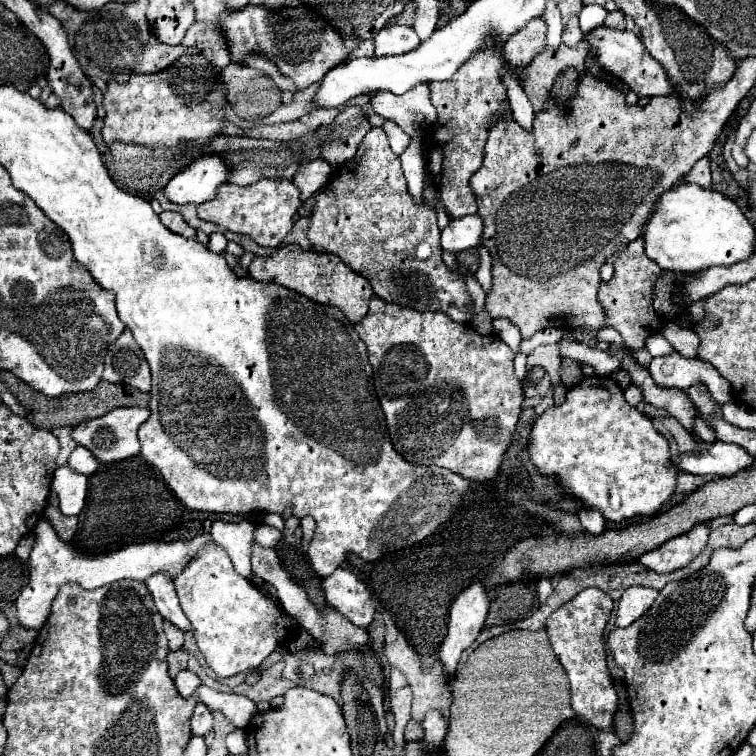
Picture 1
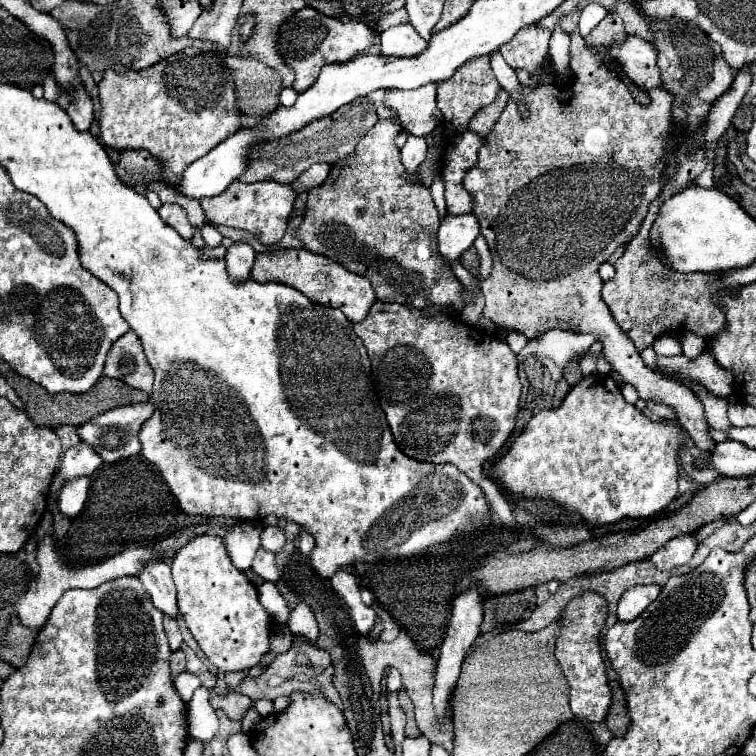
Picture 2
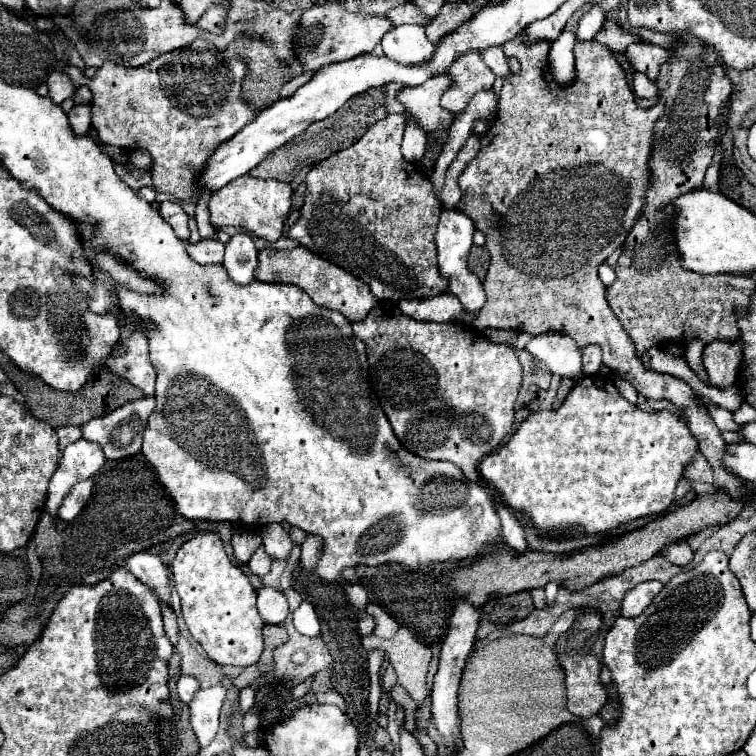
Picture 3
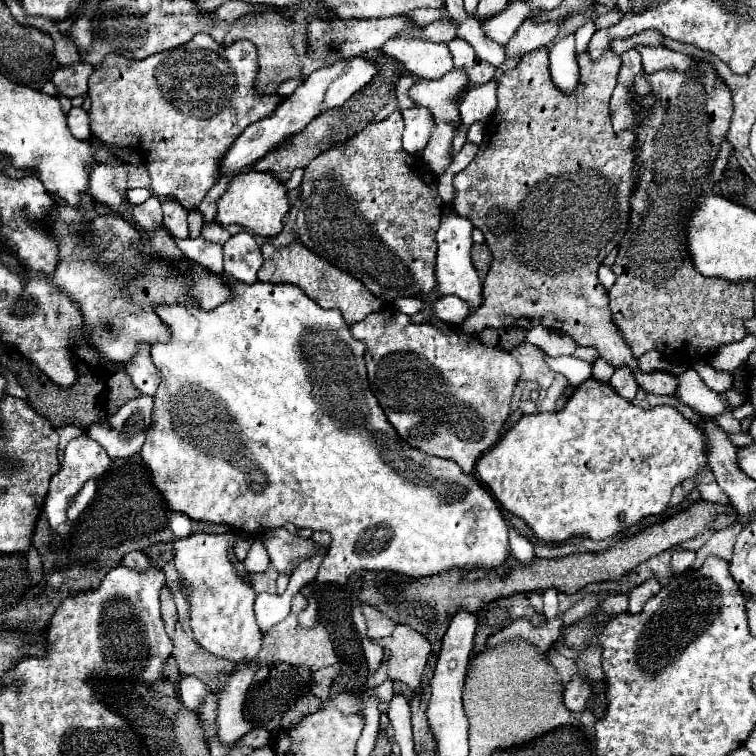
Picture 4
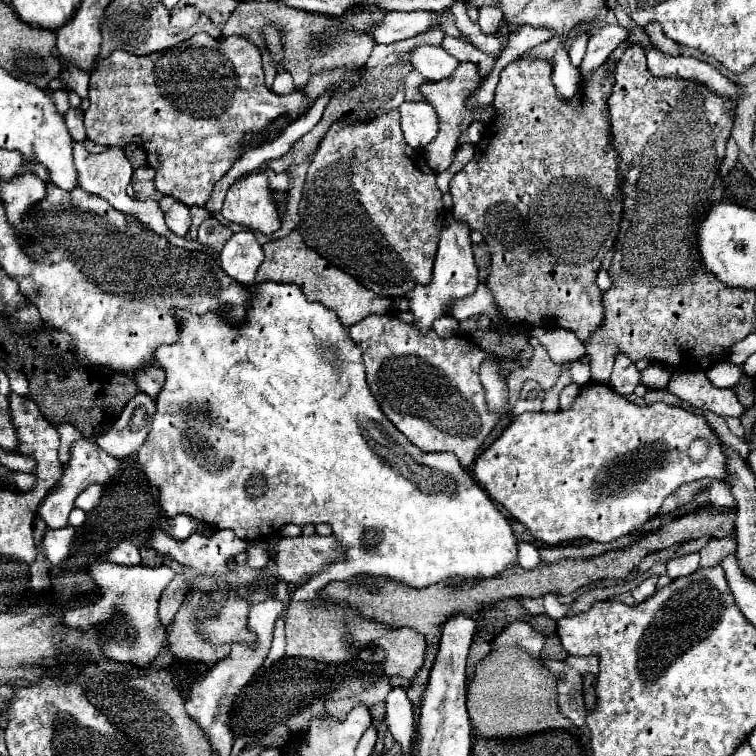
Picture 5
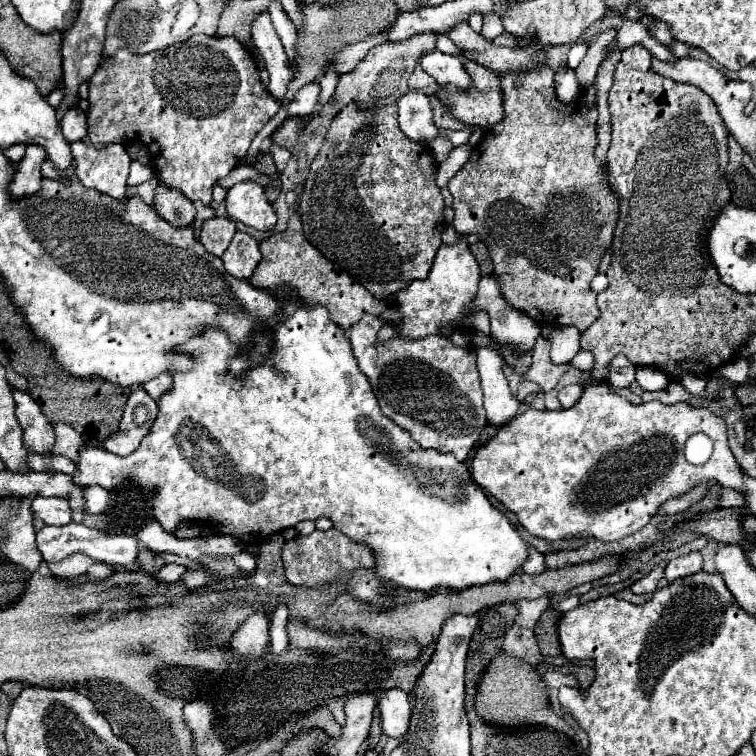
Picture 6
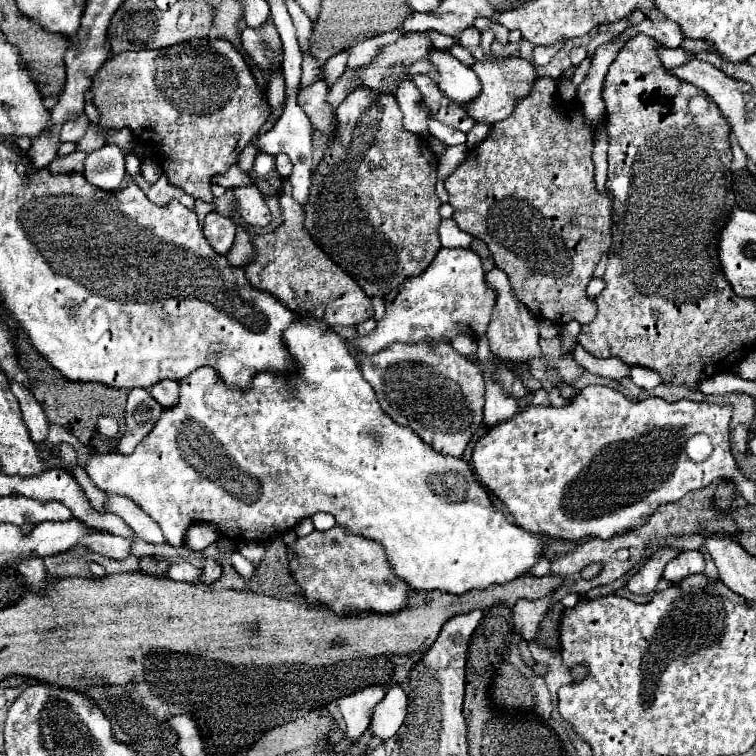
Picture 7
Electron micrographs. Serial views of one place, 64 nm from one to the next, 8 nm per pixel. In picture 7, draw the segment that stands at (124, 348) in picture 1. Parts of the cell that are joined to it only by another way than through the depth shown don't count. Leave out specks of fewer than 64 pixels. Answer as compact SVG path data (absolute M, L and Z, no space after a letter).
M164 380L160 384L156 384L154 388L150 388L150 394L164 406L174 406L174 402L178 400L178 382L174 380Z

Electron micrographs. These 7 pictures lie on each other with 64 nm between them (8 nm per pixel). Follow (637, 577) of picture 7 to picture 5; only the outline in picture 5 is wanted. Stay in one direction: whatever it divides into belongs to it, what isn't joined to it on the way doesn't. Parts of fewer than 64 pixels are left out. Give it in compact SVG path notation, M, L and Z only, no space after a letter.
M650 576L650 578L646 578L642 584L638 584L638 586L632 590L632 596L636 598L636 602L642 602L642 600L650 598L650 596L656 592L656 582L658 582L658 576Z

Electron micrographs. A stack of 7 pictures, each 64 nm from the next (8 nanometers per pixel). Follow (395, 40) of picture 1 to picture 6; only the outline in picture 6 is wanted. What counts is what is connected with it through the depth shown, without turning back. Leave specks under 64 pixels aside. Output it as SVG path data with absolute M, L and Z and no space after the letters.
M432 50L420 58L420 66L428 74L432 74L440 86L452 84L458 90L468 90L472 86L472 78L466 72L460 56L452 56L452 54L444 54L440 50Z

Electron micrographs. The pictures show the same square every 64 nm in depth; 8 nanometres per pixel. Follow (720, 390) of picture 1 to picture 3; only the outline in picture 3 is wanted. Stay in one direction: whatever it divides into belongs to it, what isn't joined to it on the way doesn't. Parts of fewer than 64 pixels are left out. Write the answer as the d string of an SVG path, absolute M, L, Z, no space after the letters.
M712 342L706 346L702 362L708 370L710 382L718 388L734 384L736 372L744 356L744 342Z

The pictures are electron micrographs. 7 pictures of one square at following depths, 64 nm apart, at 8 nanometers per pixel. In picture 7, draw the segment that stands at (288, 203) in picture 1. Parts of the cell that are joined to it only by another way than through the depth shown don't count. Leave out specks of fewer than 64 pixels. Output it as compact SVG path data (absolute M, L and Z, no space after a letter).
M250 184L236 188L236 198L234 198L238 214L250 224L250 226L266 226L270 222L270 210L266 208L260 190Z

